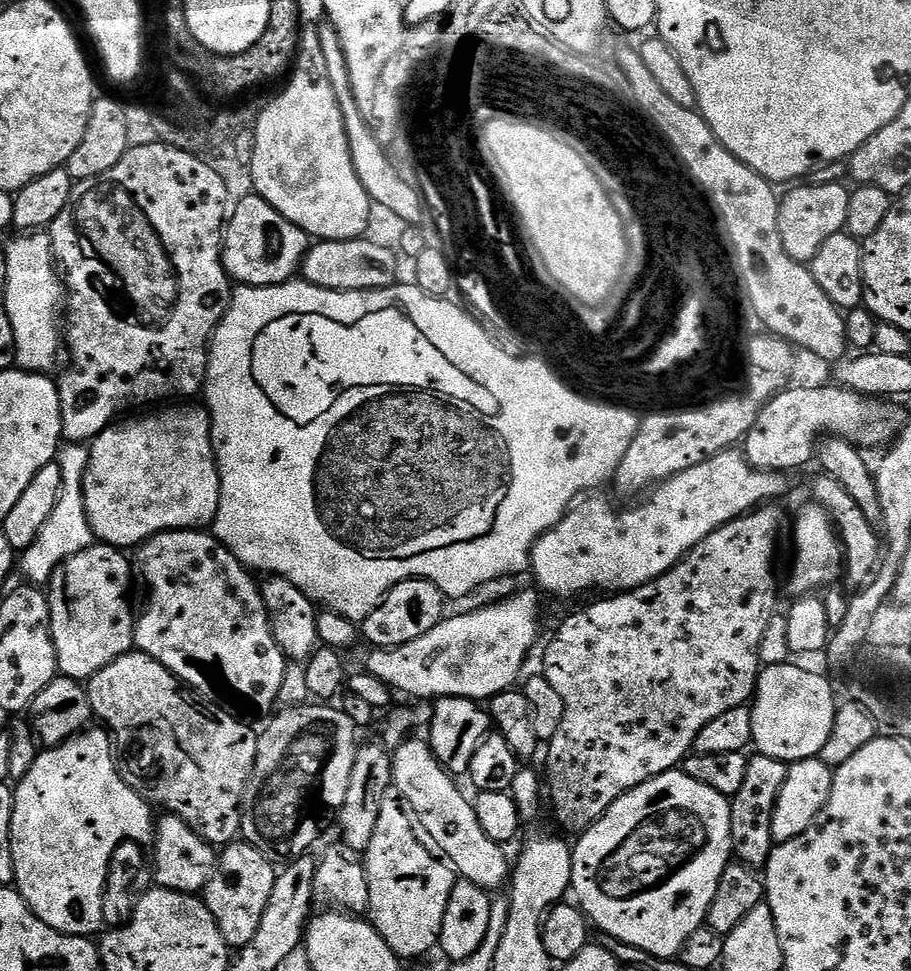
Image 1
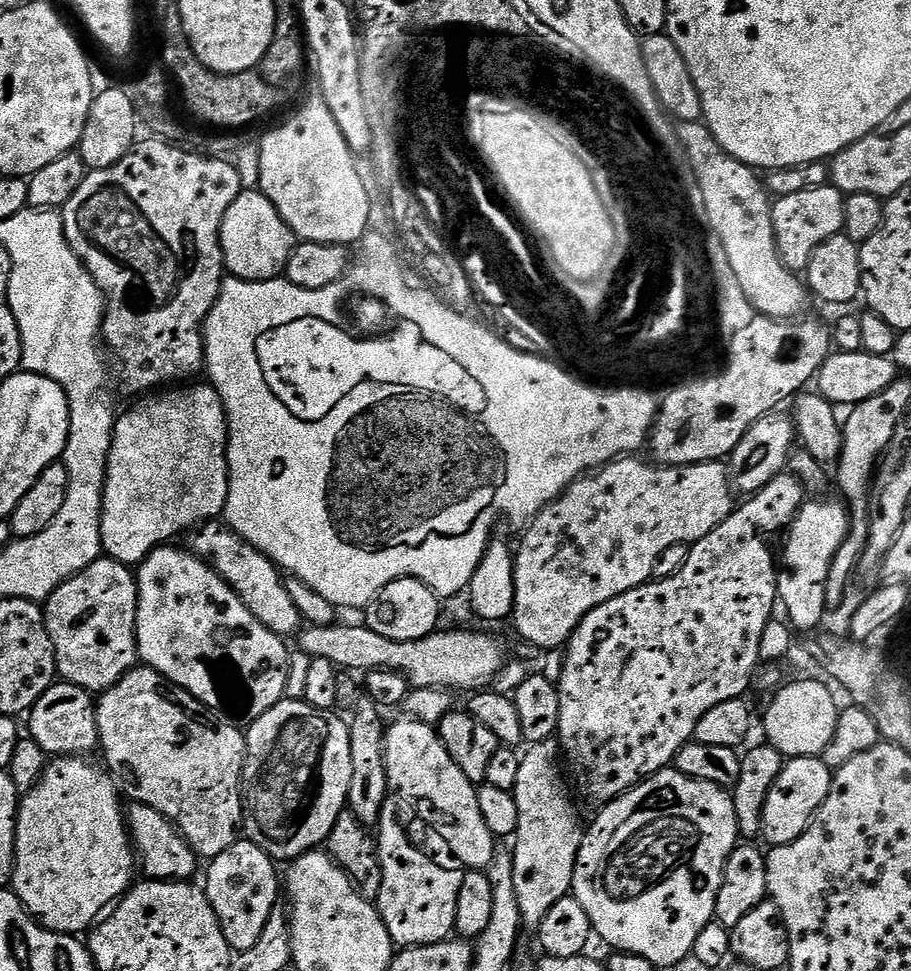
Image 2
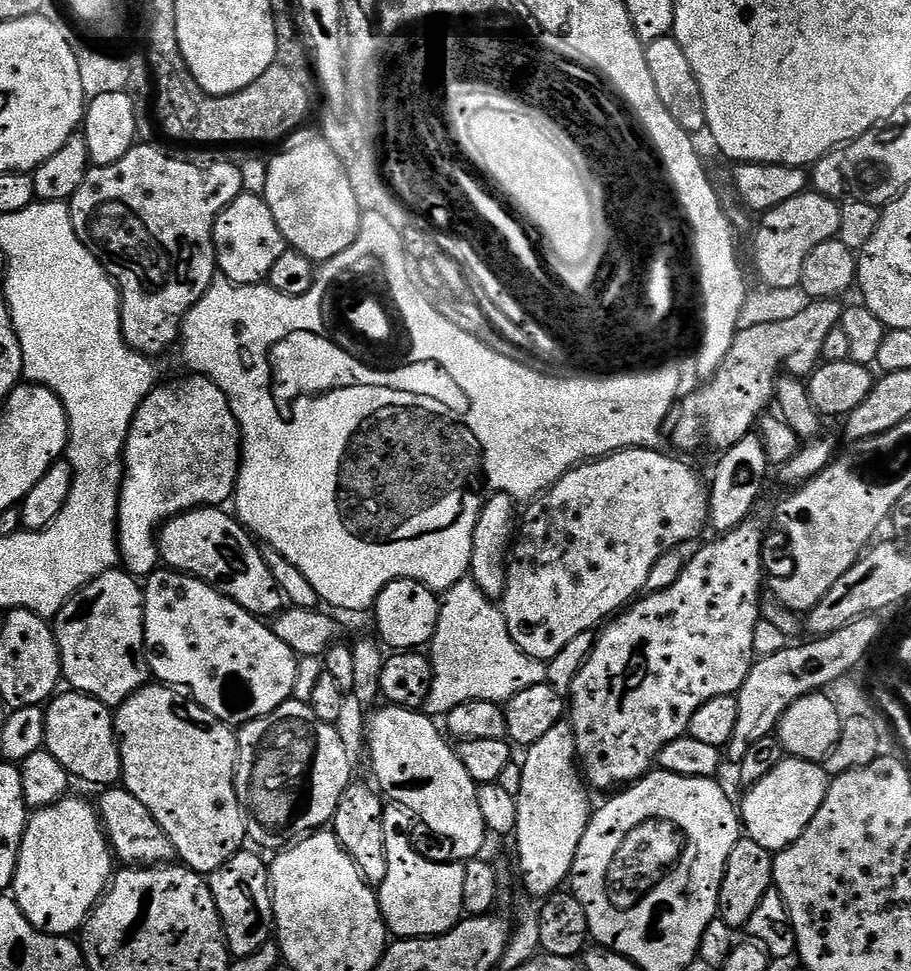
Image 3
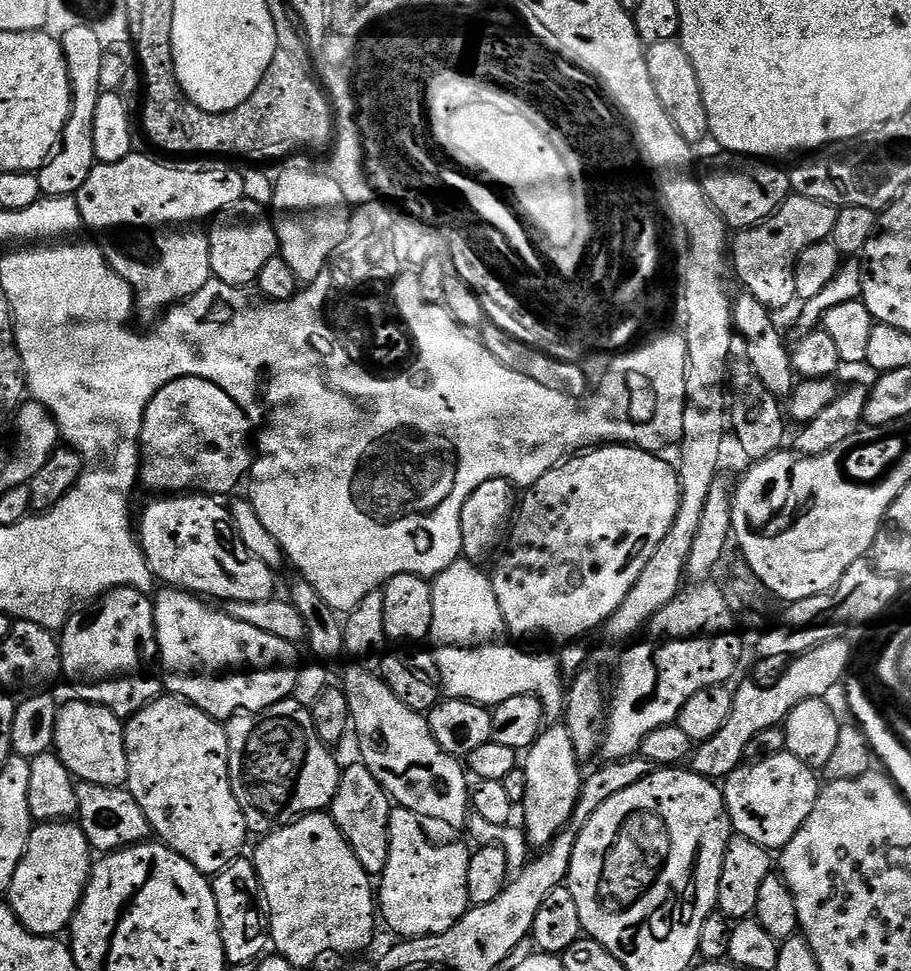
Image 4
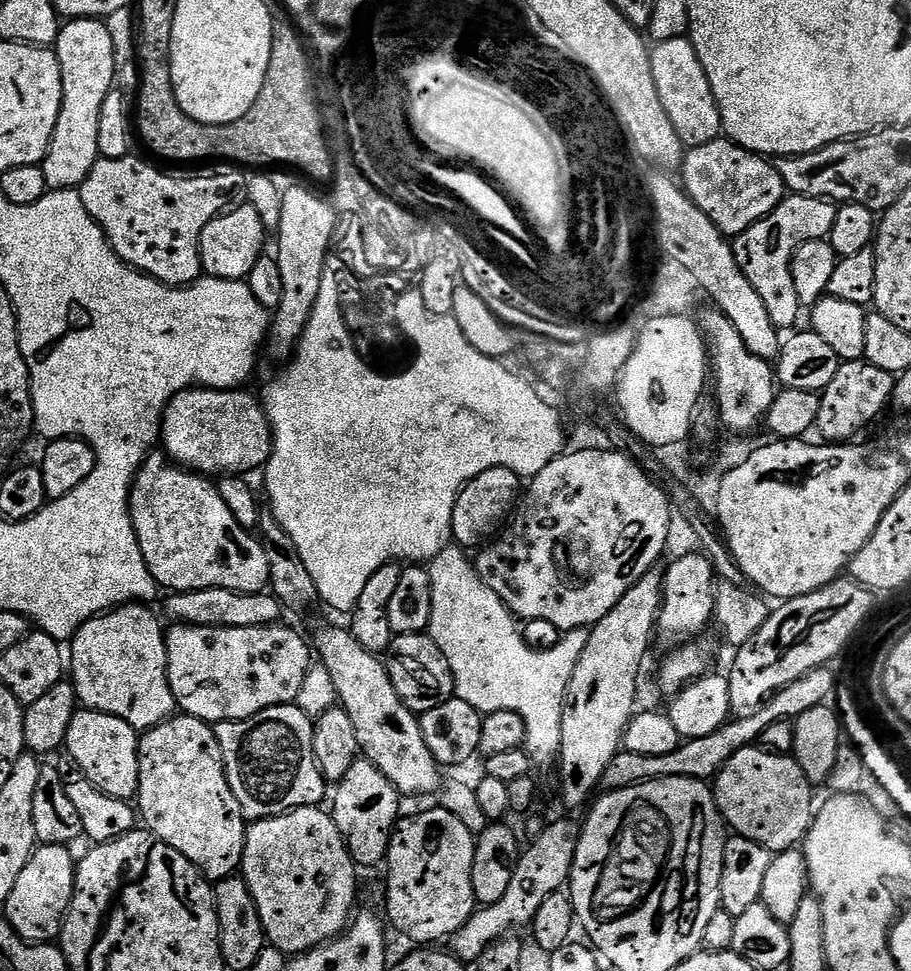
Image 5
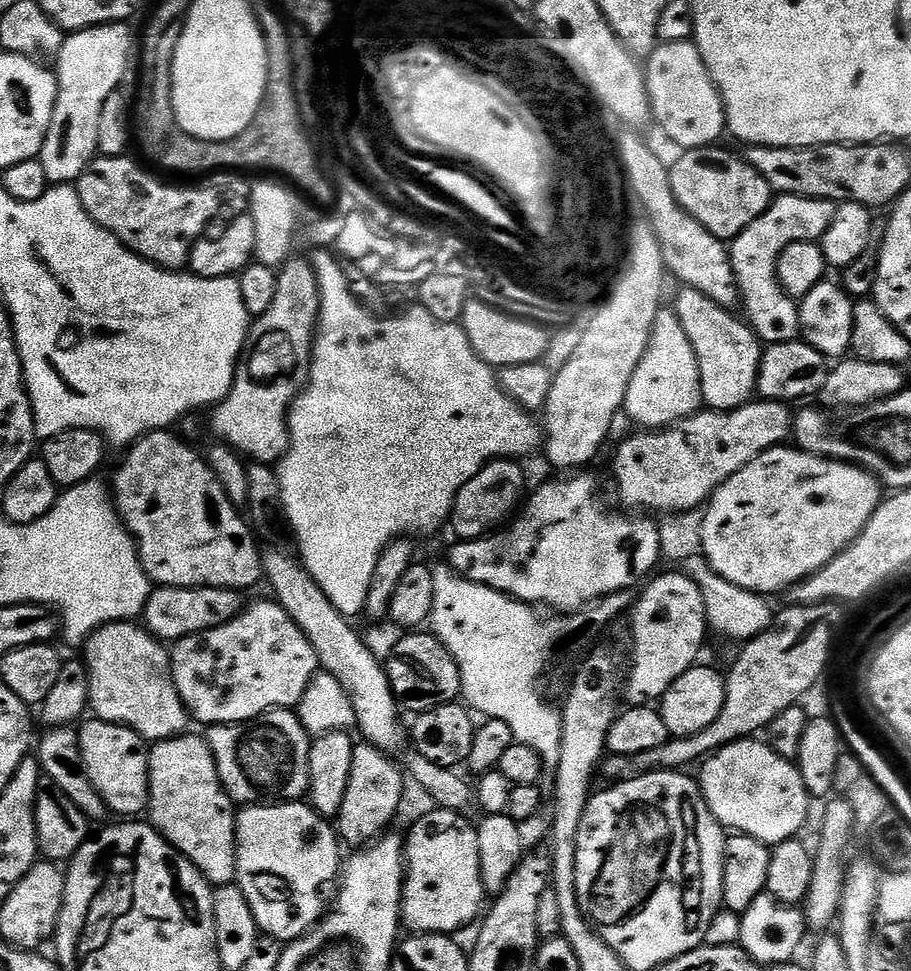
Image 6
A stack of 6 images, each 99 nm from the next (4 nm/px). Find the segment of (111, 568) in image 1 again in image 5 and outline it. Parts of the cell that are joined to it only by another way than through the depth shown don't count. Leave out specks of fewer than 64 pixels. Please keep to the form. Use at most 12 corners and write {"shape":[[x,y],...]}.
{"shape":[[140,602],[70,641],[79,703],[131,728],[177,711],[165,625]]}

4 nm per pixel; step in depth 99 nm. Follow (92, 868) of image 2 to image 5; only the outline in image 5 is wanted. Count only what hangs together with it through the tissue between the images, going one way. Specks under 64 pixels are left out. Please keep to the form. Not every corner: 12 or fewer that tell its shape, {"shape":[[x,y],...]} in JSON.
{"shape":[[40,844],[2,912],[25,942],[59,937],[76,885],[71,847]]}

